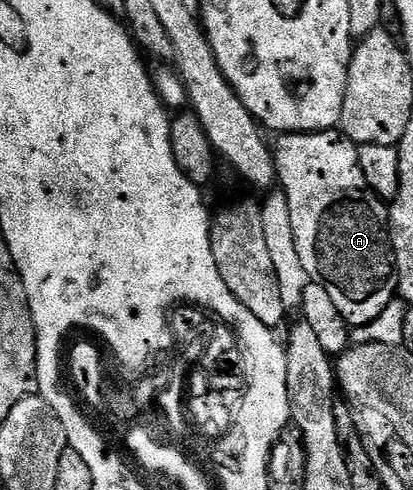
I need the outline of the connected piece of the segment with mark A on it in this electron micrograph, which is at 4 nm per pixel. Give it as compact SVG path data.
M338 130L287 133L280 139L283 140L273 147L275 174L278 186L289 201L293 237L297 237L301 265L305 265L308 280L321 285L321 289L329 293L348 325L352 328L364 327L379 316L385 305L389 305L397 295L388 204L367 188L359 164L359 147Z

